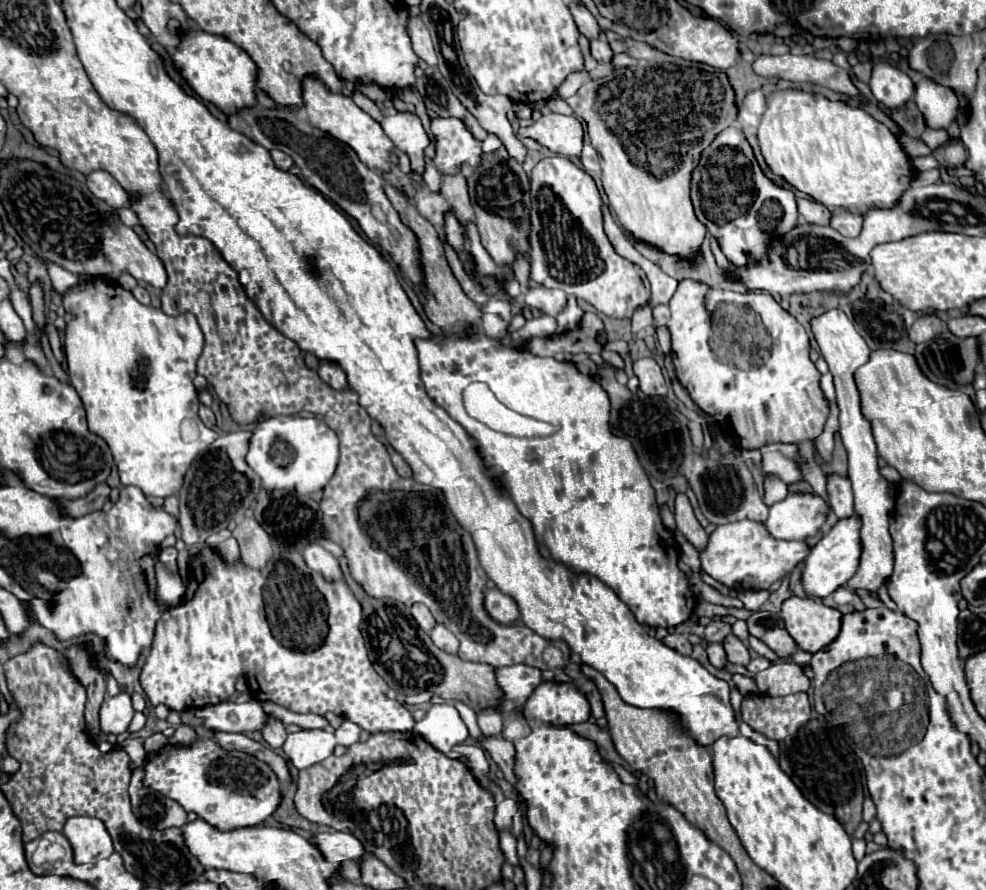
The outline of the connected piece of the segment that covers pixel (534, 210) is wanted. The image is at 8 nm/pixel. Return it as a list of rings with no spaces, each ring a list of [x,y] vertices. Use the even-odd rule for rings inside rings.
[[[549,157],[535,165],[531,173],[531,233],[529,233],[529,261],[531,261],[531,279],[539,285],[551,289],[563,289],[567,295],[575,295],[591,303],[597,311],[615,317],[631,319],[635,309],[645,307],[651,299],[651,287],[645,283],[641,267],[619,257],[605,231],[601,219],[601,195],[595,187],[595,181],[571,163],[567,157]]]

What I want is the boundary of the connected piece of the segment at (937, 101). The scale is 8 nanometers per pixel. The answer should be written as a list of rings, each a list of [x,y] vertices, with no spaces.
[[[923,77],[915,87],[913,99],[923,113],[927,127],[947,129],[955,121],[959,103],[951,89],[935,85],[933,81],[927,81],[927,77]]]

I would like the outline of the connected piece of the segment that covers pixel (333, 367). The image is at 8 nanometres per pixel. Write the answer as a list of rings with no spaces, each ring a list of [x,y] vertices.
[[[321,361],[317,373],[319,373],[319,377],[321,377],[327,385],[331,385],[333,389],[343,389],[343,387],[347,387],[347,375],[345,375],[345,371],[343,371],[335,361]]]

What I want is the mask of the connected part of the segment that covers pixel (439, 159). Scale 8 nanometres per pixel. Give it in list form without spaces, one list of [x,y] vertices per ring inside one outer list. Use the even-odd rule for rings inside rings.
[[[433,119],[431,131],[437,139],[437,153],[433,163],[441,173],[459,173],[463,163],[477,167],[481,161],[481,141],[465,129],[459,119]]]

